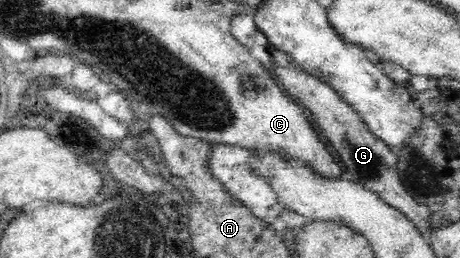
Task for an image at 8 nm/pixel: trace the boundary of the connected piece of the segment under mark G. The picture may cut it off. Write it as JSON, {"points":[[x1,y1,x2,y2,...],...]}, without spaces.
{"points":[[272,57,271,62,273,62,272,73,276,75,279,83,283,84,283,89,291,97,298,99,300,105,307,107,312,118,315,119,316,127,322,131,328,145,340,159,344,172,342,178,355,180,362,183,363,187,369,191,374,191,385,203,403,212,403,215,406,215,414,223,422,235,428,238,436,227,431,226,431,222,429,222,429,208,415,201,404,188,398,174,398,156,391,152,383,140,367,129,363,118,359,117,351,105,343,101,327,82,317,76,307,74,303,69,297,71,295,67,281,67]]}

